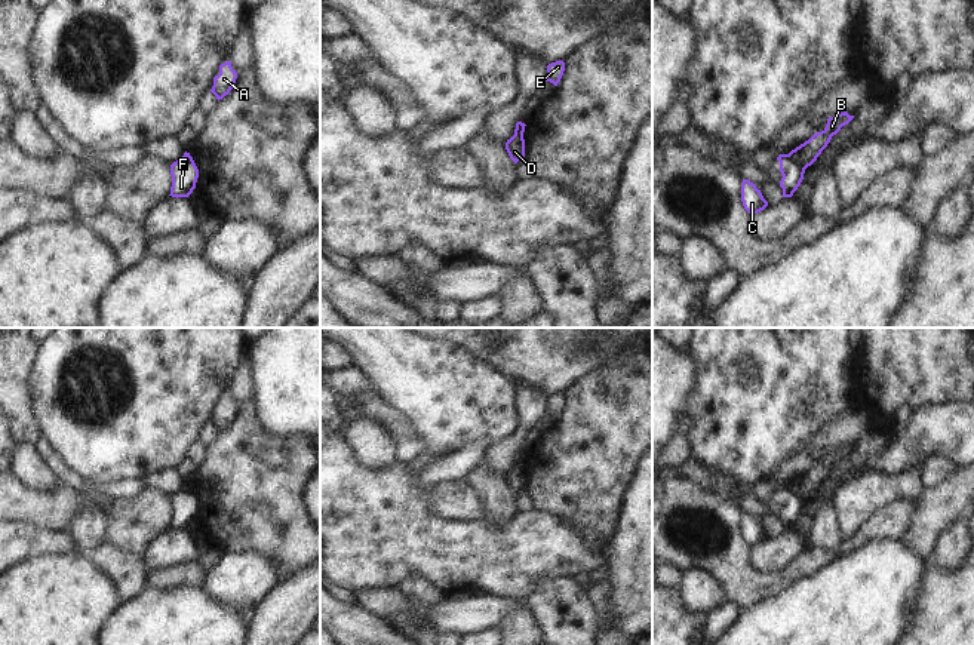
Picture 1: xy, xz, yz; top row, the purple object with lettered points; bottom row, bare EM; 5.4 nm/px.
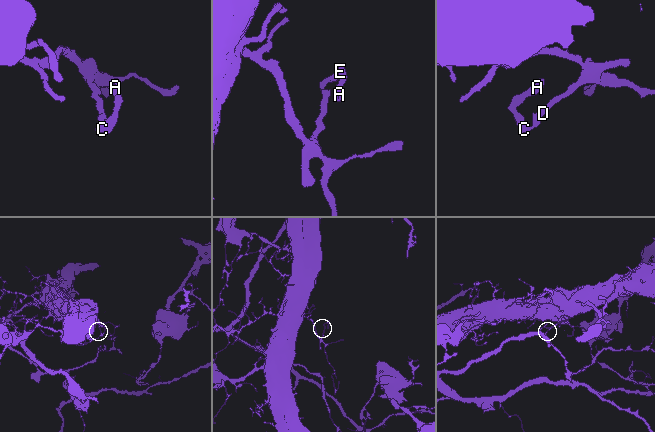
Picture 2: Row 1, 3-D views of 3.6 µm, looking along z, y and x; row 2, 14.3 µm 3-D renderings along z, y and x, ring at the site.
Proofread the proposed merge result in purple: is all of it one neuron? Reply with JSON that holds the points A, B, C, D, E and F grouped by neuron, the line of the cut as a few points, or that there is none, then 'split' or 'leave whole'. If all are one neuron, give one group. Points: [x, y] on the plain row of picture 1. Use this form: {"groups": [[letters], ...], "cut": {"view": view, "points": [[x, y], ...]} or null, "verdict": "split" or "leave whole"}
{"groups": [["A", "C", "E", "F"], ["B", "D"]], "cut": {"view": "yz", "points": [[787, 487], [804, 501]]}, "verdict": "split"}

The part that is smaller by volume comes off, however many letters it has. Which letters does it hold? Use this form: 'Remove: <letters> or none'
Remove: A, C, E, F

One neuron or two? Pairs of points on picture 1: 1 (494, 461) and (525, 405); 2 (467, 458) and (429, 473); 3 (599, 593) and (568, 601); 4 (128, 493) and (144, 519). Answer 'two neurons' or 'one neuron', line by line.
1: one neuron
2: one neuron
3: two neurons
4: two neurons

